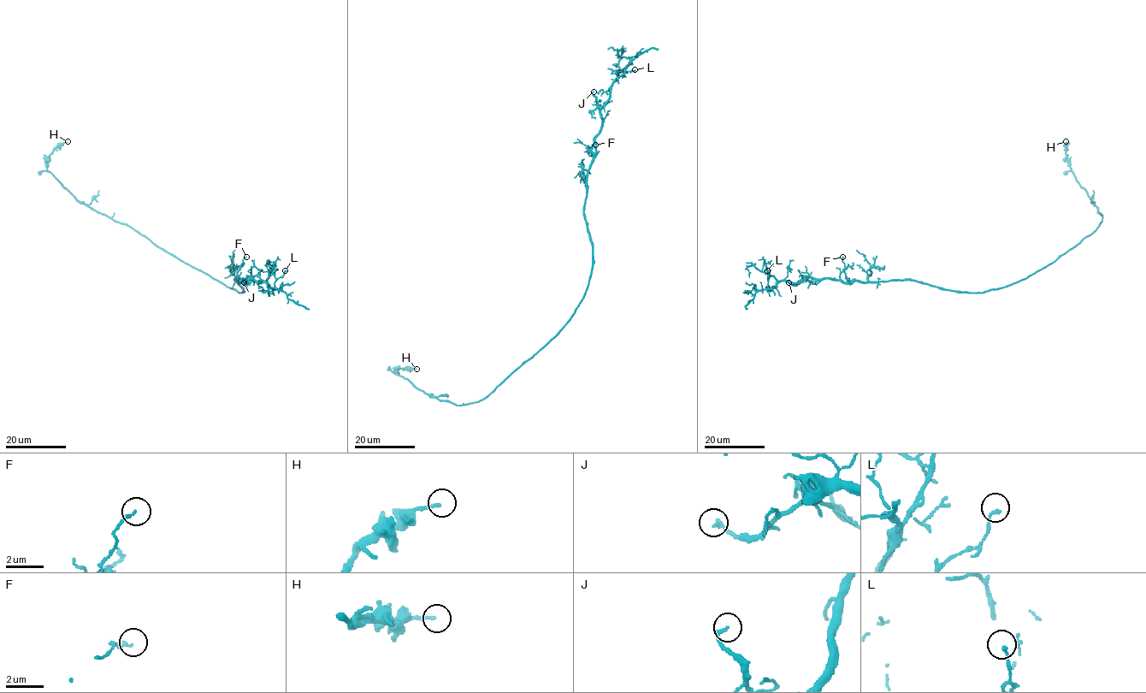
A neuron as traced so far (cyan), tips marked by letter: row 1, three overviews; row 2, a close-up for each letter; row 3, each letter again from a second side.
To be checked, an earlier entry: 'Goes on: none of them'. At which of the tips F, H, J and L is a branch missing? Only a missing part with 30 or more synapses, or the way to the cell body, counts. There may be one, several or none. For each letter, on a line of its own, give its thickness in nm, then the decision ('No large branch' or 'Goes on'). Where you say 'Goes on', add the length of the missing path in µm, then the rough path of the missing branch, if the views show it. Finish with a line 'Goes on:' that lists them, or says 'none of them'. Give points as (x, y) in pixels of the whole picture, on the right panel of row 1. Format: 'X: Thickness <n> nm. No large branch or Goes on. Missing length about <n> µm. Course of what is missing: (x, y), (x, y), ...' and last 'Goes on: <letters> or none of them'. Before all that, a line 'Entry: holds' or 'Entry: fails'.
Entry: holds
F: Thickness 140 nm. No large branch
H: Thickness 160 nm. No large branch
J: Thickness 200 nm. No large branch
L: Thickness 160 nm. No large branch
Goes on: none of them

